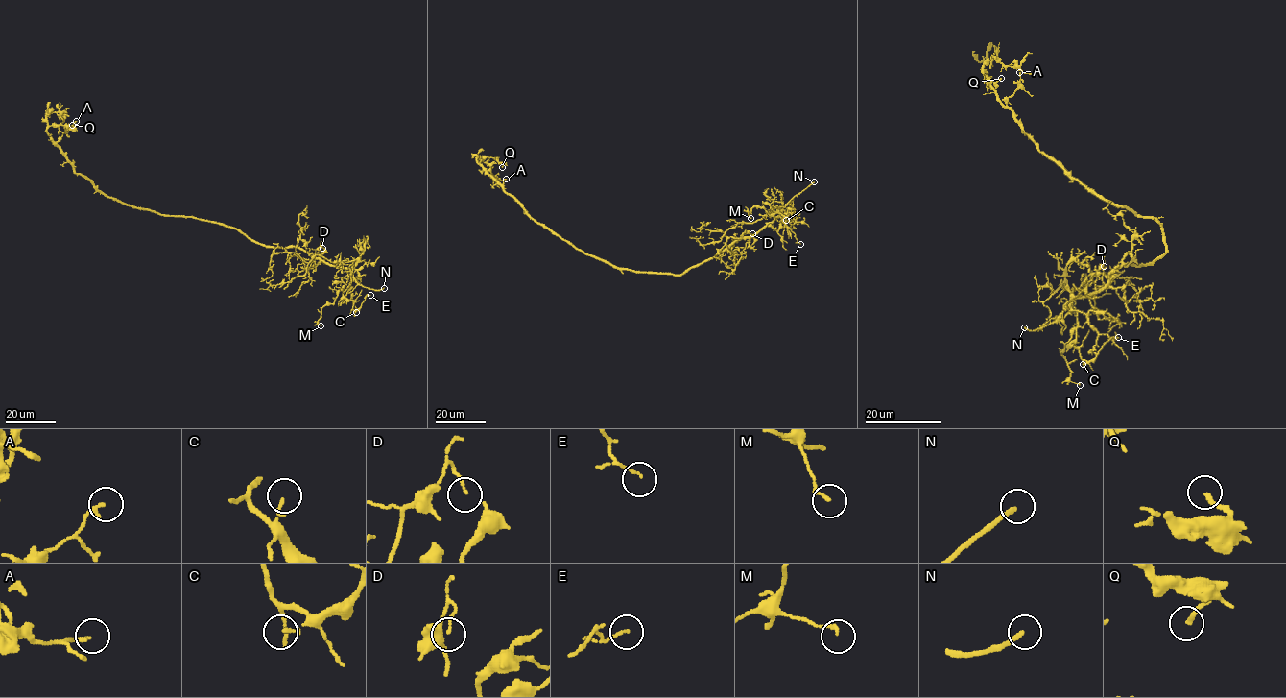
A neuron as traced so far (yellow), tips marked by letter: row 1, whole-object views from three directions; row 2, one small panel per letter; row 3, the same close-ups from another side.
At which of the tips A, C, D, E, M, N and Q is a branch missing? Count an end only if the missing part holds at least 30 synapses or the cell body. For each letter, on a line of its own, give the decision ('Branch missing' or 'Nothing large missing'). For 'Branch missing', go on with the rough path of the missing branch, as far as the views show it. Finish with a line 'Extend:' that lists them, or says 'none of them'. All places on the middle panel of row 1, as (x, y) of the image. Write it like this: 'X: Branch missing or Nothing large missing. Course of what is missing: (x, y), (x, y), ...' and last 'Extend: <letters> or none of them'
A: Nothing large missing
C: Nothing large missing
D: Nothing large missing
E: Nothing large missing
M: Nothing large missing
N: Branch missing
Q: Nothing large missing
Extend: N

